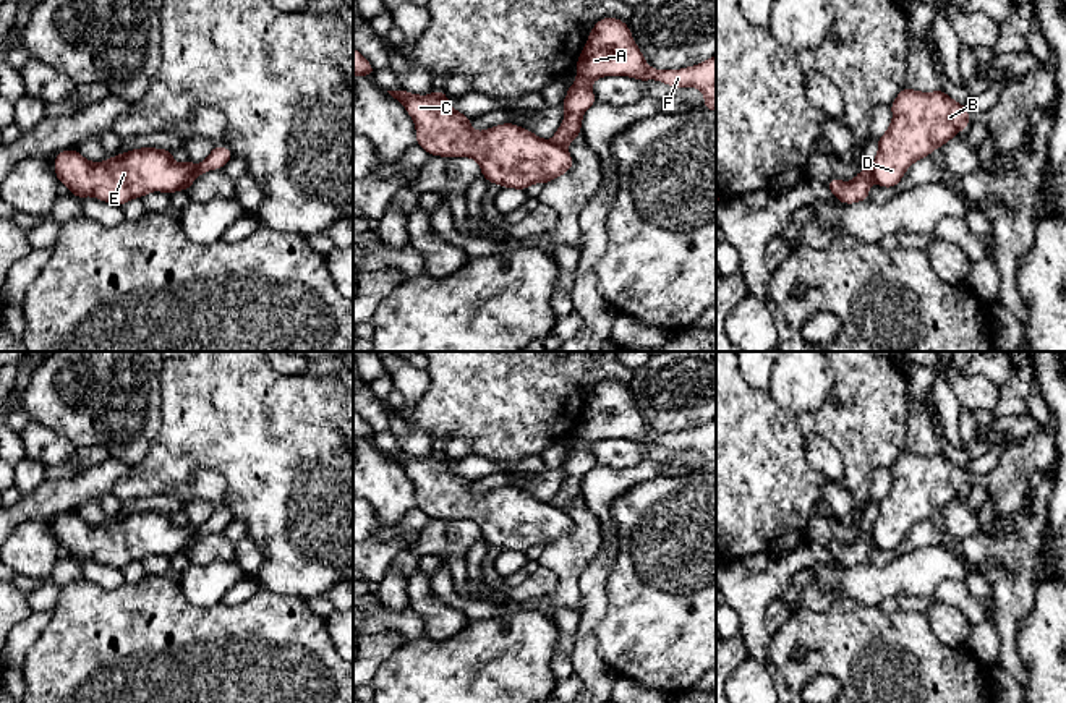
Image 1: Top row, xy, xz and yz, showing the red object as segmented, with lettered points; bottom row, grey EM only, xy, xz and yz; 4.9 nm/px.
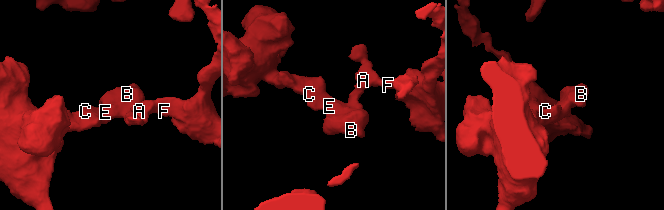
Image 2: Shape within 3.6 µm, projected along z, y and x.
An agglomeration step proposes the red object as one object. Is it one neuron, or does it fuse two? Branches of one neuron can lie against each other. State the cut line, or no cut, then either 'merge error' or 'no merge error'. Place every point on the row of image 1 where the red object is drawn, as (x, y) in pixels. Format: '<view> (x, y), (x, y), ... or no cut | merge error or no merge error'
xy (198, 166), (193, 180), (185, 190) | merge error

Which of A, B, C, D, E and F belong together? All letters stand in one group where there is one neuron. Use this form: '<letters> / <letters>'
A F / B C D E

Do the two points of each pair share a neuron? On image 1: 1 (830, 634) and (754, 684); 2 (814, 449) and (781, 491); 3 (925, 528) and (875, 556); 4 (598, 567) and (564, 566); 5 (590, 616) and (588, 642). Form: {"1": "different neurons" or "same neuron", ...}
{"1": "different neurons", "2": "different neurons", "3": "same neuron", "4": "different neurons", "5": "same neuron"}

